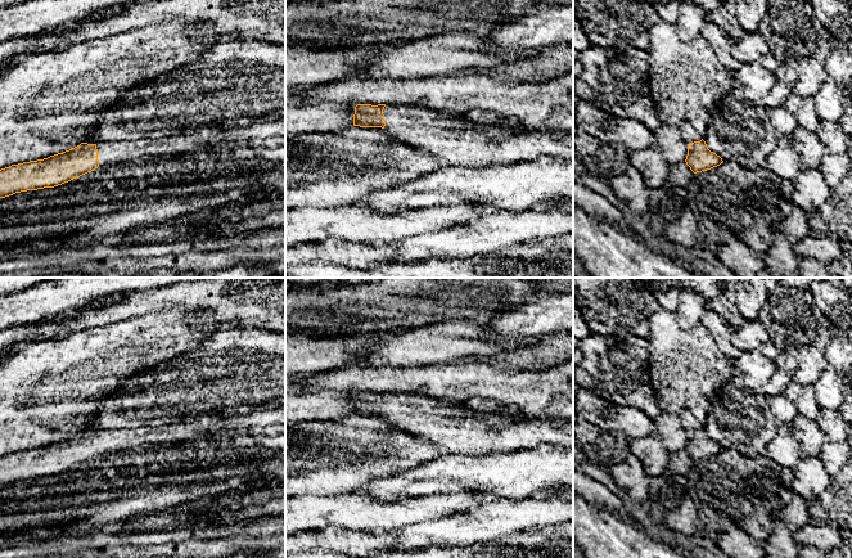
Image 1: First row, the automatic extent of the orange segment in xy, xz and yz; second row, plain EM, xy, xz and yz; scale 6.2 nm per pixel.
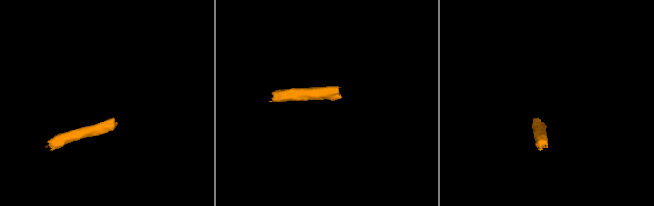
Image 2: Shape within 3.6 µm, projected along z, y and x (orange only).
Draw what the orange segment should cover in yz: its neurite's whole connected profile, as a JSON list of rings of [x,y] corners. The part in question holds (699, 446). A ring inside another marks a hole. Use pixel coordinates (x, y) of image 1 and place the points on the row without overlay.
[[[702,427],[688,432],[688,444],[685,447],[690,458],[697,462],[720,454],[723,449],[720,444],[711,440]]]

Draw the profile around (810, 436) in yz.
[[[797,414],[790,432],[797,438],[803,456],[819,456],[822,445],[828,441],[819,423],[802,414]]]

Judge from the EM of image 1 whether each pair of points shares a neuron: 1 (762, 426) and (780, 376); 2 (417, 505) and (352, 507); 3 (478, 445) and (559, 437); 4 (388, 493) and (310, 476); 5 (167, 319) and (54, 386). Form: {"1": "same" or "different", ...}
{"1": "different", "2": "same", "3": "same", "4": "different", "5": "same"}

